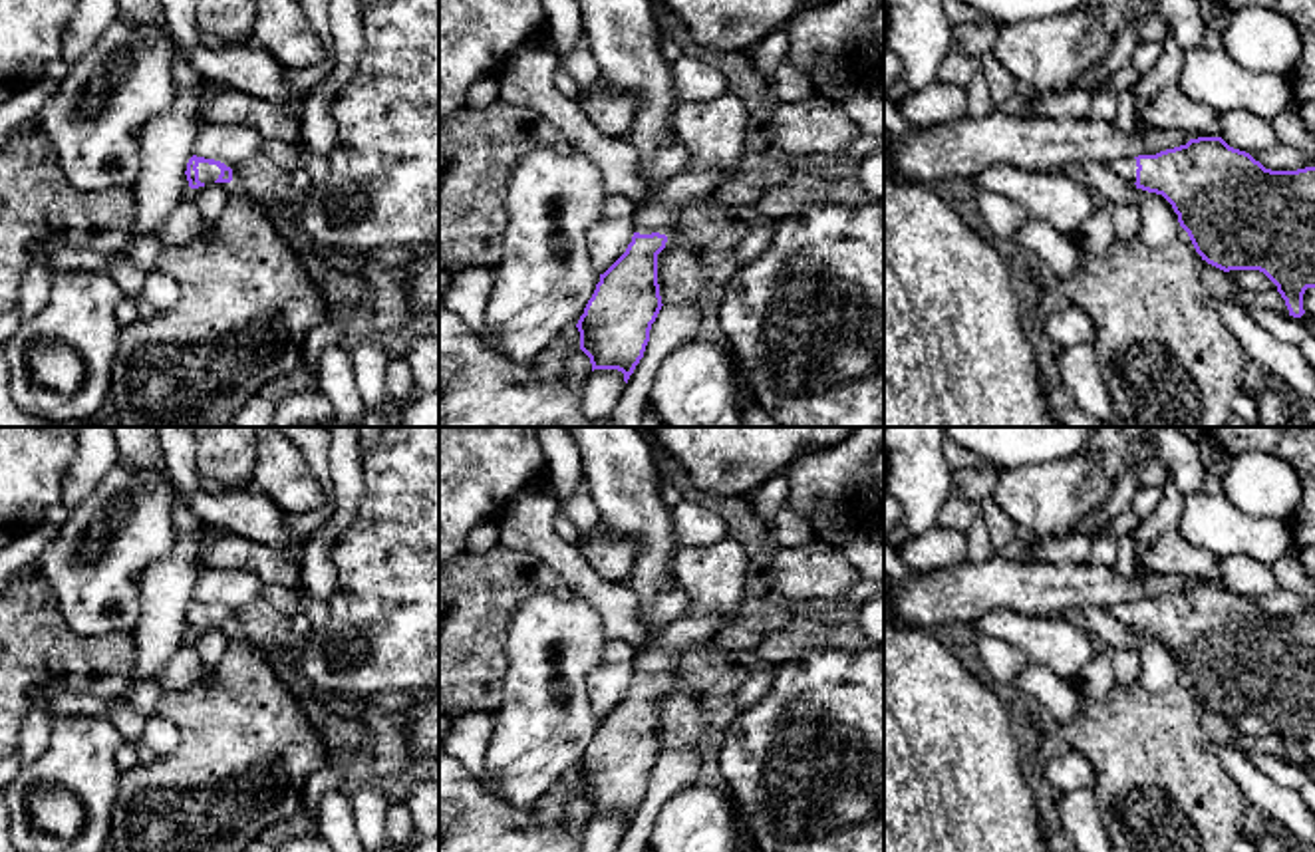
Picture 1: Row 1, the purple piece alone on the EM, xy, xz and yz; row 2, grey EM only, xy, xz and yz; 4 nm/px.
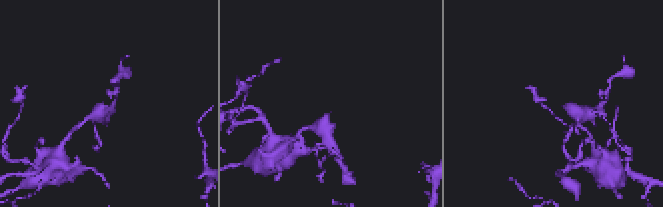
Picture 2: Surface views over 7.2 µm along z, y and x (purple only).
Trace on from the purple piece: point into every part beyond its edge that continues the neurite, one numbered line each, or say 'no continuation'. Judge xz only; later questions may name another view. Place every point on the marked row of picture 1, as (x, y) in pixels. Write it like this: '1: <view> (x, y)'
1: xz (712, 132)

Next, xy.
1: xy (207, 173)

